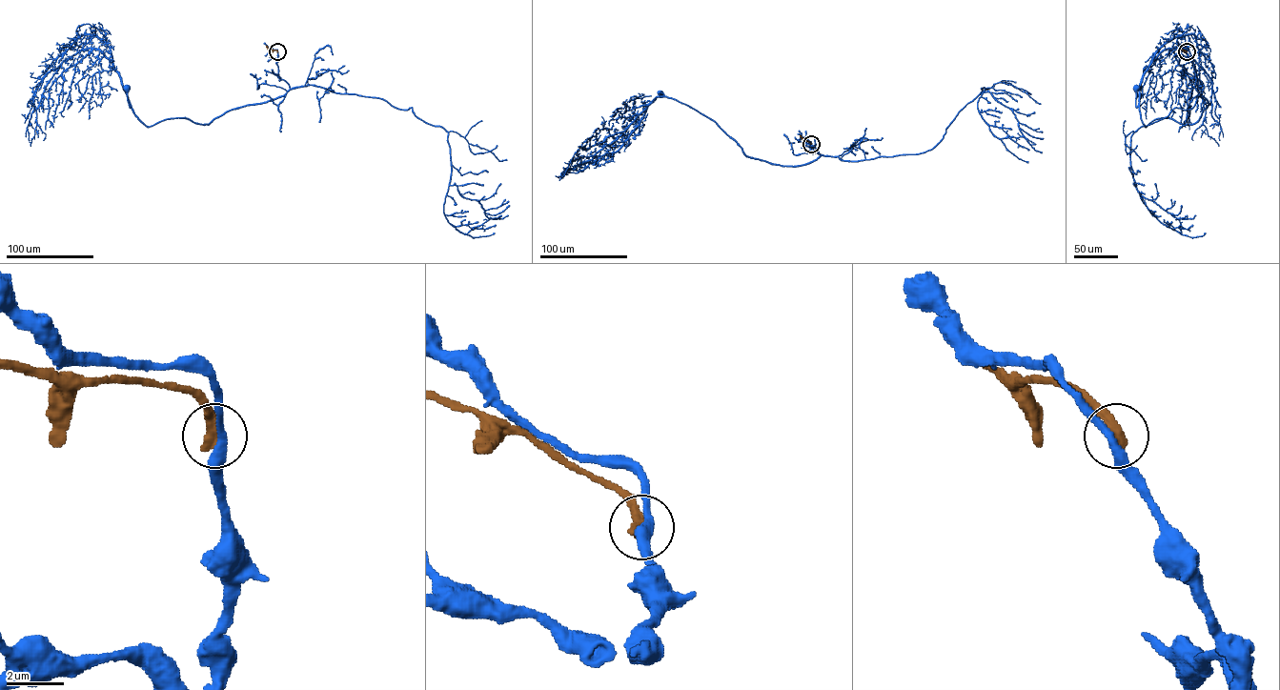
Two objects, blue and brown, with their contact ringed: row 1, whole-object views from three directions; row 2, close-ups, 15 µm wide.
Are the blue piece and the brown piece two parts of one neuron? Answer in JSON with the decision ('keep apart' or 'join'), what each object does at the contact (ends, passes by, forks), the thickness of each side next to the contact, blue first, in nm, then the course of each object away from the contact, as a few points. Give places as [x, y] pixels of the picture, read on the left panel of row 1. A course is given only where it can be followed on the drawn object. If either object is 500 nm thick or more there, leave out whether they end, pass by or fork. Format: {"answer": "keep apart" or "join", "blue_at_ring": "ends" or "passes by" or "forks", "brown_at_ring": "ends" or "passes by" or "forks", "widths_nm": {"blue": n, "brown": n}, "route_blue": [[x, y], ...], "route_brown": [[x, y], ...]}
{"answer": "keep apart", "widths_nm": {"blue": 320, "brown": 500}, "route_blue": [[277, 51], [287, 91], [229, 110], [209, 124], [170, 118], [148, 126], [130, 108], [128, 89]], "route_brown": [[277, 51], [266, 46]]}

